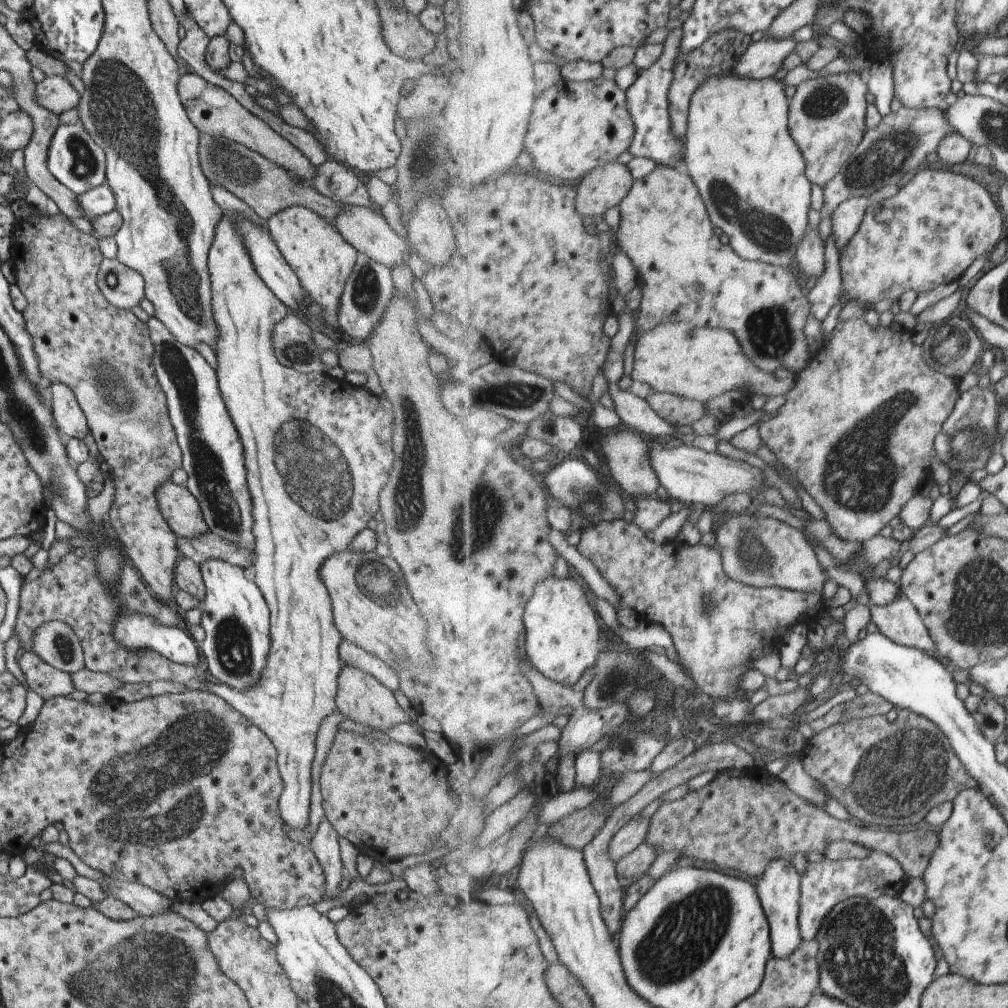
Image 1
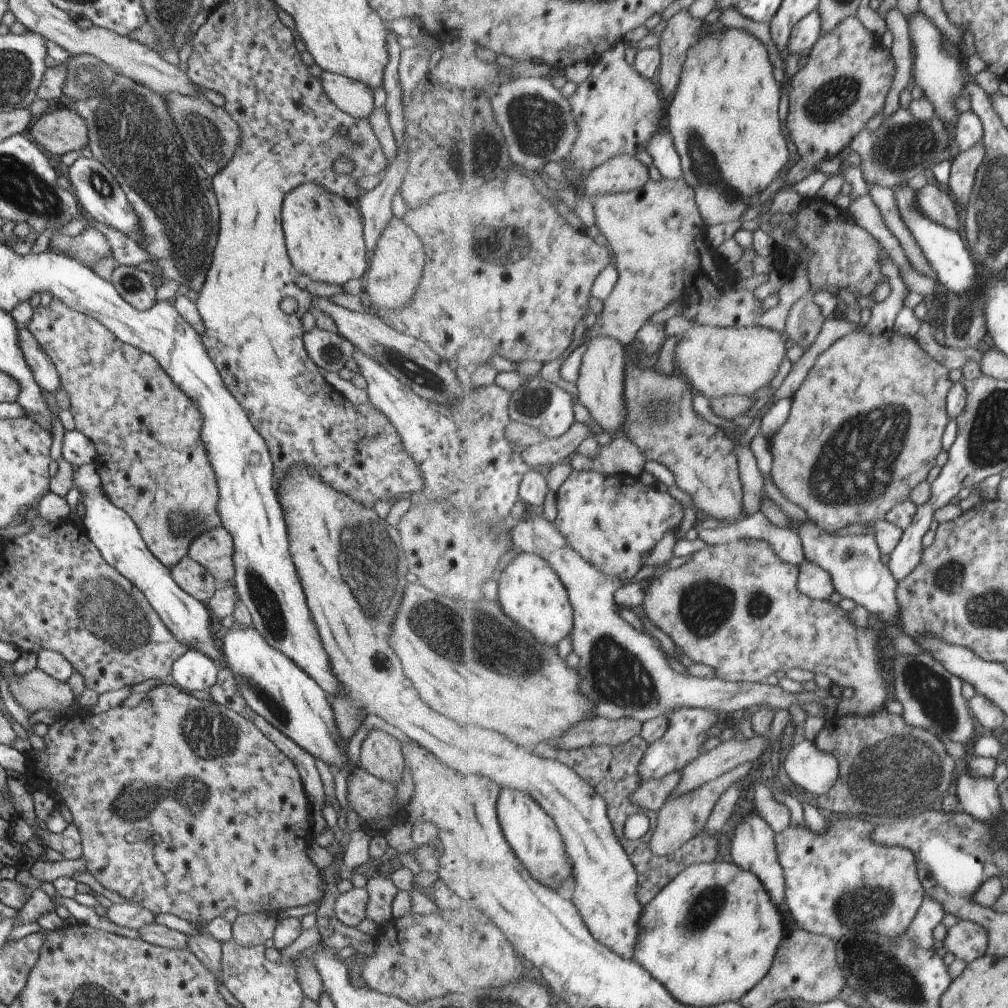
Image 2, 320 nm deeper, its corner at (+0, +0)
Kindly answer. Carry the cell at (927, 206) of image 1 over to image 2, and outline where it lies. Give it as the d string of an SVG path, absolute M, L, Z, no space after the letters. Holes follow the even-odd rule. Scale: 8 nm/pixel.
M926 184L918 192L918 205L923 214L940 225L961 231L955 201L937 184Z

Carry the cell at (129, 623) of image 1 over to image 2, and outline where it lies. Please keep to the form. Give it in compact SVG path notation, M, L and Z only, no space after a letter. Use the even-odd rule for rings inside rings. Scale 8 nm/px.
M188 650L175 659L168 678L185 692L201 692L215 684L217 672L209 657L199 651Z

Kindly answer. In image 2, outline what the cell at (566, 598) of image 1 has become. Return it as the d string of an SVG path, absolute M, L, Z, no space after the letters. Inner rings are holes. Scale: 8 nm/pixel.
M521 551L505 568L503 574L500 574L498 578L498 600L501 602L502 609L506 615L511 618L512 621L519 623L524 629L531 631L533 636L543 645L555 646L559 644L567 635L571 635L574 630L574 620L575 620L575 611L573 605L571 604L569 593L561 577L557 574L557 571L551 566L551 563L545 560L542 556L539 556L535 553L528 553Z

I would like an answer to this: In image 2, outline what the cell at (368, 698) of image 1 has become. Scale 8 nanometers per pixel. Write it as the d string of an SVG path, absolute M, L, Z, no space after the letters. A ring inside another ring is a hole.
M371 729L361 743L359 765L375 778L397 786L404 767L399 742L384 731Z

